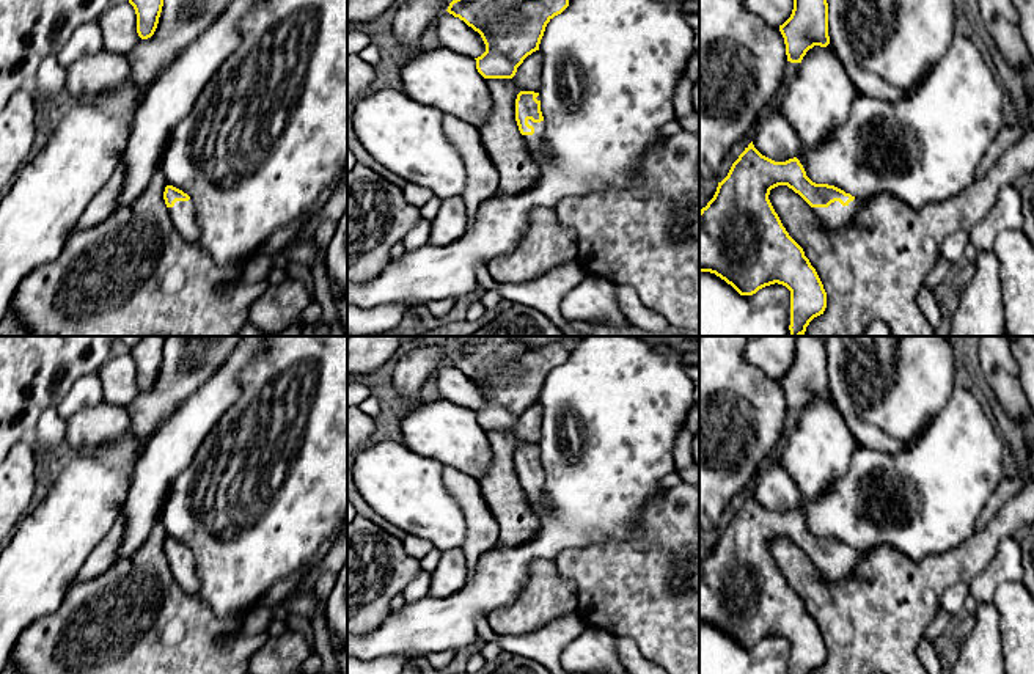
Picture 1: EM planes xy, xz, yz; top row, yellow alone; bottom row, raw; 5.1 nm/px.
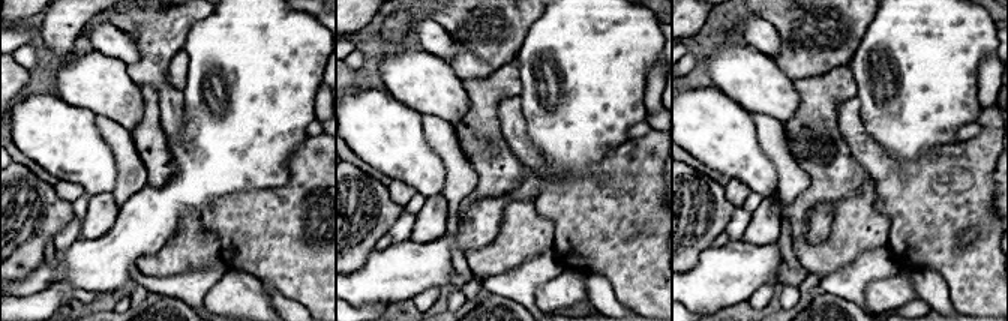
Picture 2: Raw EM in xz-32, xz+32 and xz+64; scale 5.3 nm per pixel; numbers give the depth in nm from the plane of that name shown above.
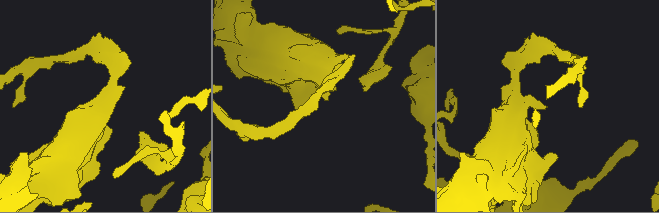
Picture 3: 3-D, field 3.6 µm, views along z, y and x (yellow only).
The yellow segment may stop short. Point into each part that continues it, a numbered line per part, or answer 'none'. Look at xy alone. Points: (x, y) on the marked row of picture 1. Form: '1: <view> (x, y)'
1: xy (183, 214)

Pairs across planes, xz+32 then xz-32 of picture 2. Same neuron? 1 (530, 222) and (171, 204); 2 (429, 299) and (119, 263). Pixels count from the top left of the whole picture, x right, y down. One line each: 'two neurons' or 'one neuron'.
1: two neurons
2: two neurons

